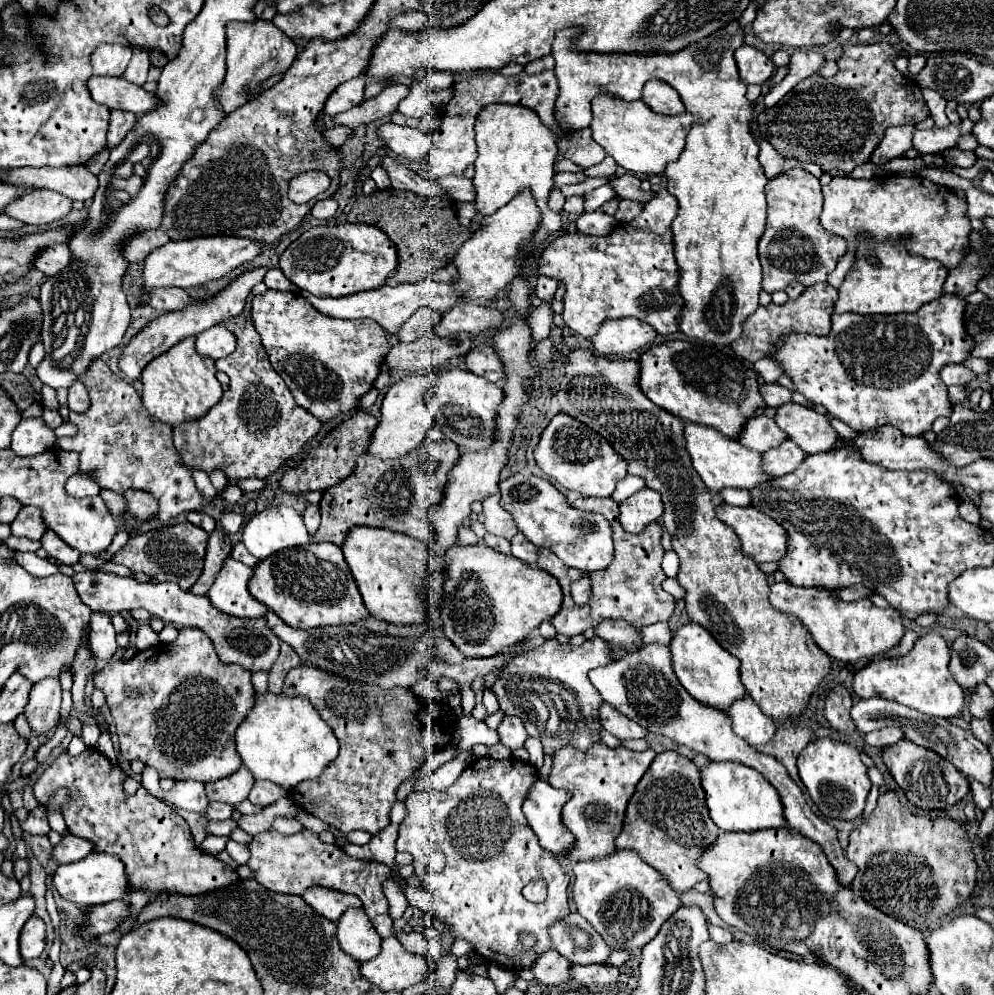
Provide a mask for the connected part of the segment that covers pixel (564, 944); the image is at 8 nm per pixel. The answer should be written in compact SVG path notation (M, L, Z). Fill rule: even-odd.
M569 913L565 919L551 925L549 935L553 949L571 963L605 963L611 955L611 949L605 947L601 935L597 935L597 931L589 927L589 921L585 921L579 913Z

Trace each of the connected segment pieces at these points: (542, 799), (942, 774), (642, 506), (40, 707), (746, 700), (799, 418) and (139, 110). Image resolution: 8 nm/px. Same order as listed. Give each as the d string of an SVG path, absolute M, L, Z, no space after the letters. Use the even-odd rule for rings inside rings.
M541 777L533 783L523 803L523 813L529 827L539 837L541 847L551 851L555 857L567 855L573 843L573 837L569 837L569 831L565 831L561 823L561 807L567 801L569 791L555 789L547 779Z
M903 739L899 745L883 749L883 763L887 765L889 773L893 775L895 783L905 791L907 799L921 809L947 809L957 805L969 793L969 781L945 759L941 759L933 751L925 751L925 747L917 747Z
M643 487L641 491L633 493L625 501L619 503L621 515L619 521L625 531L629 533L641 533L645 525L659 519L663 515L663 501L661 495L649 487Z
M45 677L37 681L31 689L25 715L31 729L37 735L45 735L55 729L59 723L59 705L61 705L61 683L57 677Z
M749 695L737 699L727 715L733 721L733 731L753 747L765 745L775 735L775 723L763 715L761 707Z
M785 403L777 409L775 421L781 431L787 433L805 453L831 451L837 443L837 433L829 425L827 417L797 403Z
M91 77L87 87L97 103L107 105L109 109L131 111L135 115L145 115L147 111L163 103L157 97L157 93L145 91L143 87L129 83L125 77L117 77L117 79Z

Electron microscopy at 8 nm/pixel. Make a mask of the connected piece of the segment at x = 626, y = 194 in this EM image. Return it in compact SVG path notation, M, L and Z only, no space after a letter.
M625 173L625 175L621 175L621 177L615 177L611 183L609 183L613 189L615 189L615 193L617 193L617 197L621 197L621 199L631 199L631 201L649 201L655 193L653 191L641 191L641 181L639 179L635 179L635 175L631 175L631 173Z

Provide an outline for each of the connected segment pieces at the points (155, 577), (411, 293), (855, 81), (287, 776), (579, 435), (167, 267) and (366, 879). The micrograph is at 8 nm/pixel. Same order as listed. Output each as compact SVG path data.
M185 521L179 525L161 527L161 529L153 529L153 531L129 537L127 545L119 553L115 553L111 561L129 567L135 573L147 573L153 583L173 581L183 591L189 591L197 581L197 577L201 575L207 537L209 535L201 527L195 527Z
M425 279L421 283L413 283L413 285L397 285L397 287L389 287L383 285L379 289L371 289L365 293L355 293L355 295L347 295L347 297L315 297L307 291L301 291L301 295L321 313L331 315L335 319L359 319L359 317L369 317L373 321L377 321L381 325L381 329L385 331L387 337L395 337L399 333L399 329L403 327L403 323L423 305L429 305L431 309L439 311L441 315L445 311L449 311L449 307L461 299L457 299L457 295L453 295L453 289L449 287L449 283L437 283L433 279Z
M889 43L845 45L843 55L837 61L839 71L835 77L825 79L821 75L813 75L797 83L797 87L793 87L793 91L789 91L789 95L785 95L785 99L777 107L759 113L757 123L759 123L761 135L783 157L791 157L797 161L813 161L823 169L823 173L829 173L833 177L851 173L857 165L863 165L869 161L871 153L883 139L887 127L917 125L929 117L929 109L921 97L921 87L909 81L905 75L901 75L895 69L893 65L895 57L897 53Z
M255 693L251 711L235 731L235 743L255 779L273 781L287 791L301 781L317 779L339 753L337 737L309 699L273 693Z
M565 413L555 415L541 433L541 441L535 449L535 461L545 475L561 483L567 491L587 497L611 497L617 483L625 477L629 465L607 439Z
M195 237L195 239L183 239L165 243L157 251L151 251L145 259L143 269L143 285L145 287L197 287L211 279L219 279L227 275L231 269L239 267L245 261L255 259L265 245L257 239L247 237Z
M263 831L249 843L251 859L247 867L253 871L253 879L269 891L303 895L309 887L327 887L341 893L357 895L363 901L363 909L371 919L375 931L385 939L393 935L393 921L389 917L389 903L383 895L383 881L391 877L391 867L375 861L357 861L347 857L337 845L327 845L313 831L299 831L291 837L277 831Z

